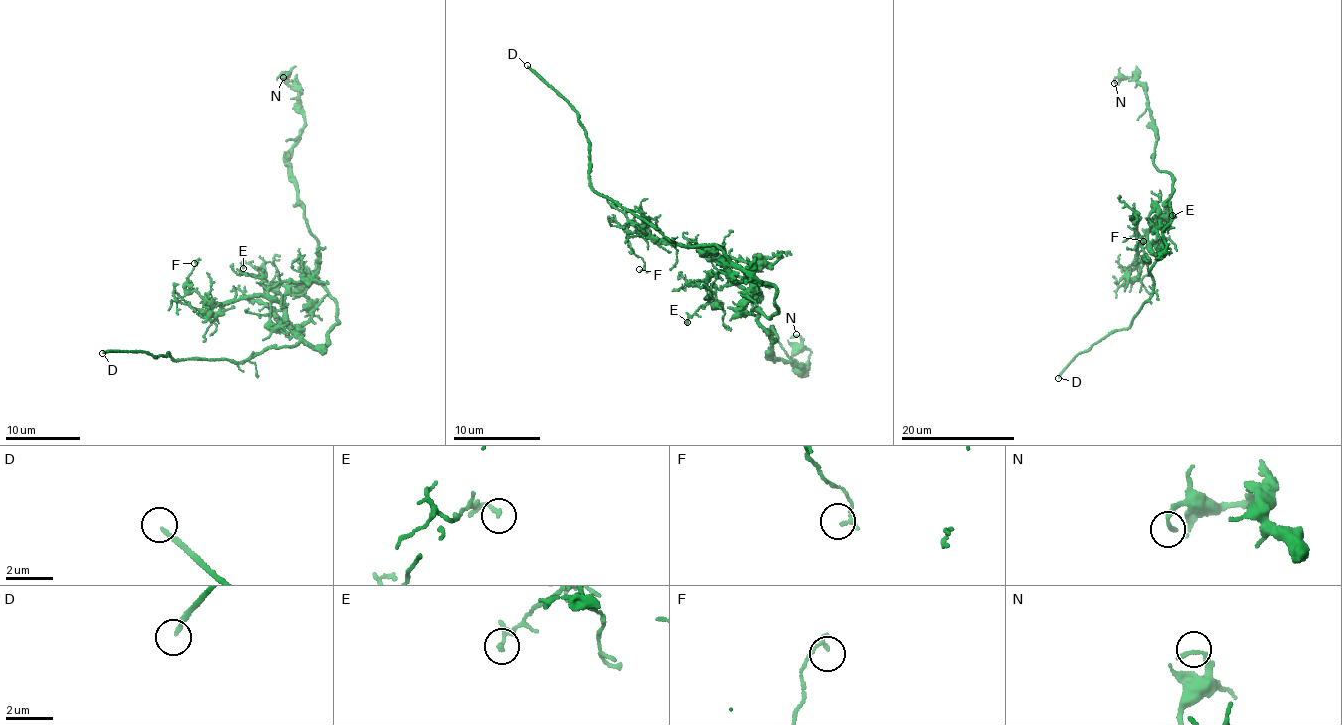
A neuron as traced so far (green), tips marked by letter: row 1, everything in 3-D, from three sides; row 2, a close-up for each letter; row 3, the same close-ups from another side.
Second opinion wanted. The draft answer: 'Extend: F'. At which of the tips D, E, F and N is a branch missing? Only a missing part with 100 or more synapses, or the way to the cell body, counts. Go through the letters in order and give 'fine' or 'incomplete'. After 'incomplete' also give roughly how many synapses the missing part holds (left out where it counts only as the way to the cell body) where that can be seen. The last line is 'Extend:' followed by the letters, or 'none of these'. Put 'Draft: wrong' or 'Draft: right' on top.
Draft: wrong
D: incomplete
E: fine
F: fine
N: fine
Extend: D

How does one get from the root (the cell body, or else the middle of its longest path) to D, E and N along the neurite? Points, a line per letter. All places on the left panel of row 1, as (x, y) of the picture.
D: (284, 297), (285, 324), (298, 340), (291, 347), (234, 362), (174, 360), (168, 352), (102, 353)
E: (284, 297), (283, 285), (269, 284), (259, 270), (244, 262), (243, 268)
N: (284, 297), (296, 283), (301, 290), (318, 244), (290, 169), (305, 111), (283, 77)

